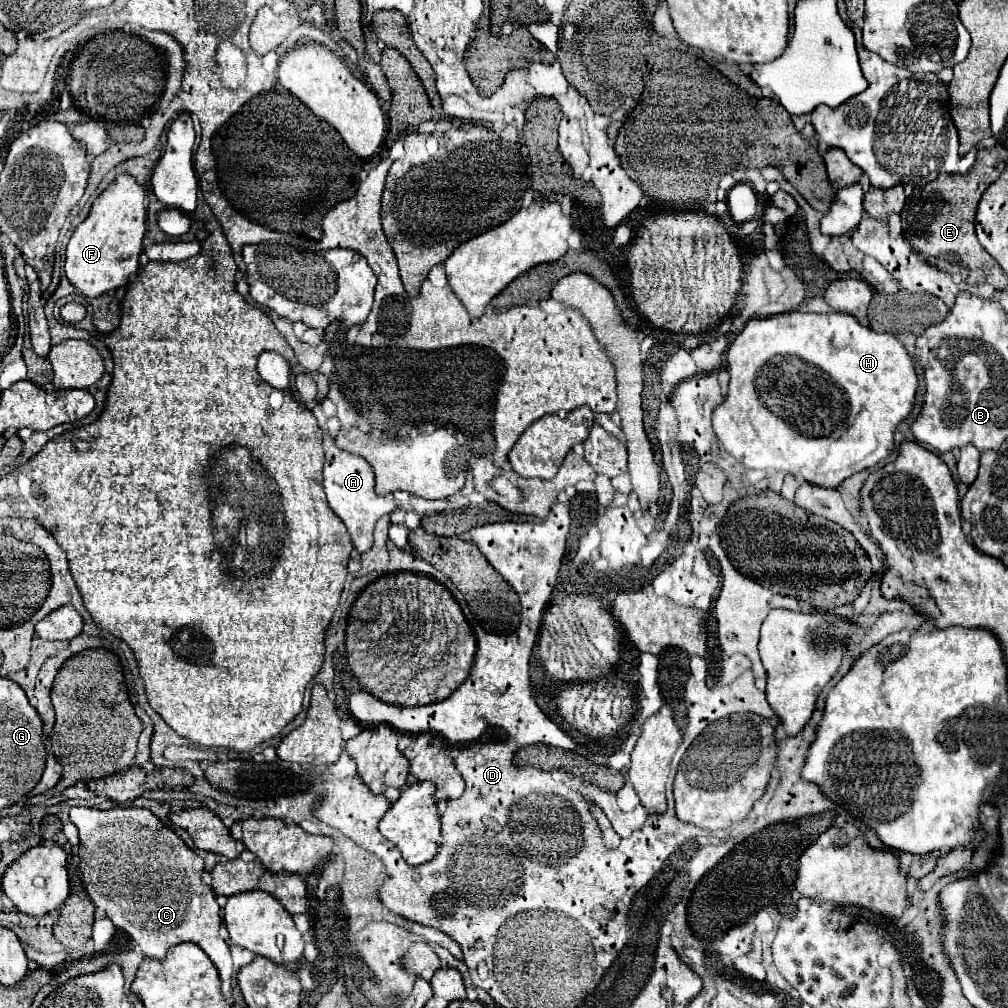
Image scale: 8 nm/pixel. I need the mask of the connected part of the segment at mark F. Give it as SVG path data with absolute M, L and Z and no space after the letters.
M118 175L104 193L92 203L88 219L76 227L66 249L66 277L70 285L80 291L84 297L100 297L106 291L120 289L128 285L130 277L138 271L138 257L142 253L142 241L146 235L146 191L132 175Z

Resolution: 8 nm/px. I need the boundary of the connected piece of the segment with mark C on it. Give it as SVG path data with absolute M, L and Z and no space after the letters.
M72 807L70 821L80 831L80 873L82 883L92 899L92 903L106 911L108 919L122 931L126 931L142 949L146 957L162 959L166 949L184 941L192 941L200 945L200 949L216 963L216 969L222 979L222 993L230 997L230 981L232 981L232 957L226 939L220 935L222 917L220 907L216 903L216 893L210 885L202 881L204 861L192 851L174 831L166 829L164 823L150 813L148 809L138 807L114 807L110 811L90 809L90 807Z

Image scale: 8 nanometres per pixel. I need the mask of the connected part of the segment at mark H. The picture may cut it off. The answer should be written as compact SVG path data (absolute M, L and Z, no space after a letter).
M792 311L792 313L782 313L774 317L756 317L750 319L744 329L736 335L736 339L730 343L726 351L726 361L728 361L728 373L730 373L730 385L728 385L728 395L726 399L714 409L712 415L712 425L716 437L722 441L726 451L736 457L740 463L744 463L750 469L774 469L774 471L784 471L794 477L802 477L804 481L820 487L830 487L834 489L840 485L844 479L848 479L854 473L860 473L862 469L874 467L878 461L886 459L896 443L894 443L894 433L898 425L912 413L914 401L916 401L916 391L918 391L918 373L914 369L912 357L906 351L906 347L888 333L876 333L870 327L860 325L852 315L846 313L802 313L802 311Z

